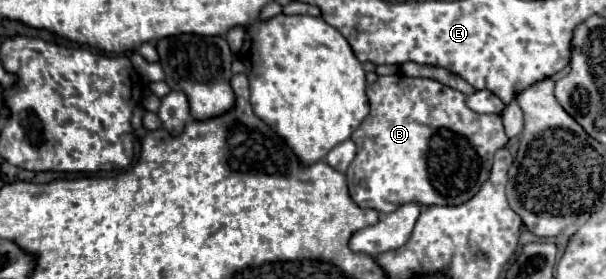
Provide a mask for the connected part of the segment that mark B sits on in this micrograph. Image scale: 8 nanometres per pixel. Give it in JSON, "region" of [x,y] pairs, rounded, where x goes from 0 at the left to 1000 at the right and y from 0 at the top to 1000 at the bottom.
{"region":[[[644,269],[644,276],[624,276],[620,297],[604,312],[604,341],[611,362],[611,405],[607,419],[597,434],[597,448],[581,477],[581,505],[591,527],[591,548],[584,563],[584,577],[578,584],[574,613],[571,613],[571,642],[574,642],[574,677],[578,677],[578,706],[584,713],[584,728],[591,742],[601,749],[620,749],[627,763],[647,763],[653,742],[670,735],[670,728],[686,728],[686,735],[759,735],[769,728],[772,713],[779,713],[779,699],[785,699],[785,685],[792,685],[792,670],[799,663],[799,649],[809,627],[809,599],[812,599],[812,563],[822,534],[828,534],[838,513],[838,491],[832,477],[825,412],[792,412],[782,405],[779,391],[769,384],[769,341],[743,319],[723,290],[713,283],[693,283],[693,276],[670,276],[670,269]]]}

